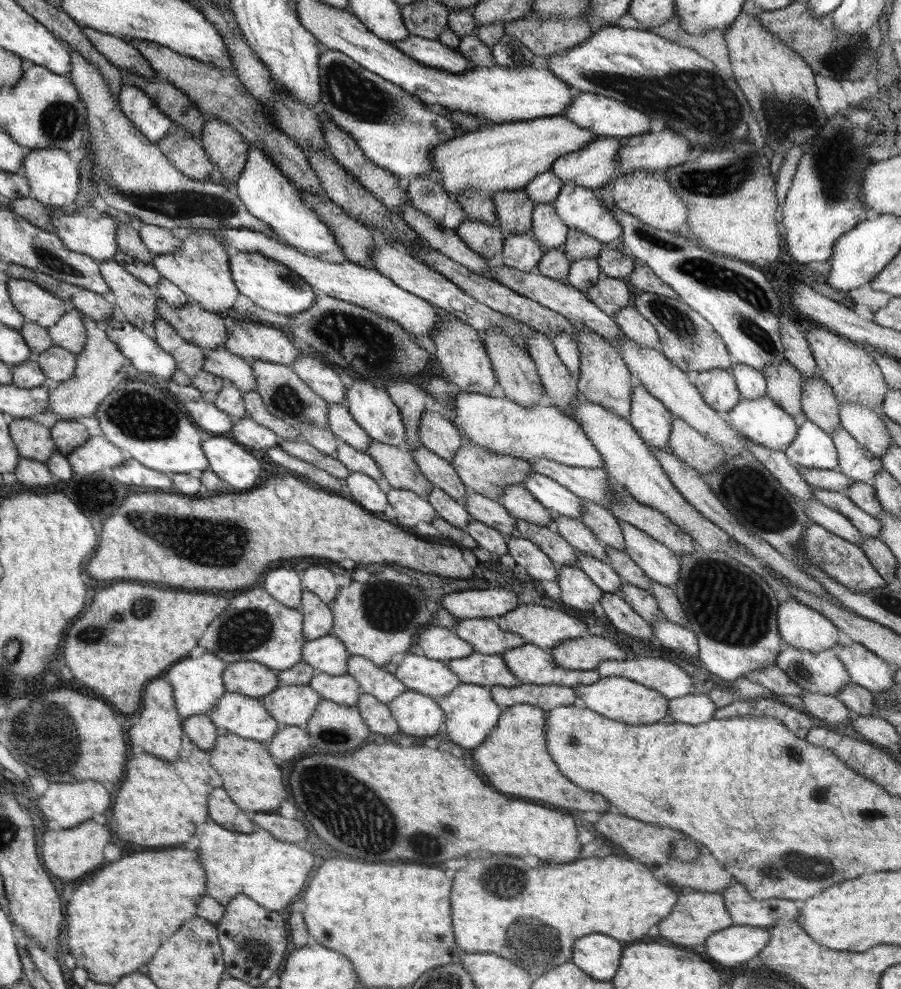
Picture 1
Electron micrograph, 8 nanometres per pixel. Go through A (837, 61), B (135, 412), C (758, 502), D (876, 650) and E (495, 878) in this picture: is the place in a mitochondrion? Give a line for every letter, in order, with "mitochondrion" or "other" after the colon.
A: mitochondrion
B: mitochondrion
C: mitochondrion
D: other
E: mitochondrion

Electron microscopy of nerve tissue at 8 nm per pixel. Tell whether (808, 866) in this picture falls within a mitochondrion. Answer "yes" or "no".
yes

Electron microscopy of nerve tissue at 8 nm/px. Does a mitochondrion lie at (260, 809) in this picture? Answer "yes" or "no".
no

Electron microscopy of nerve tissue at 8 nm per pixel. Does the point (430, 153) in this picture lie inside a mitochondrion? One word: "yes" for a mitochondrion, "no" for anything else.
no

